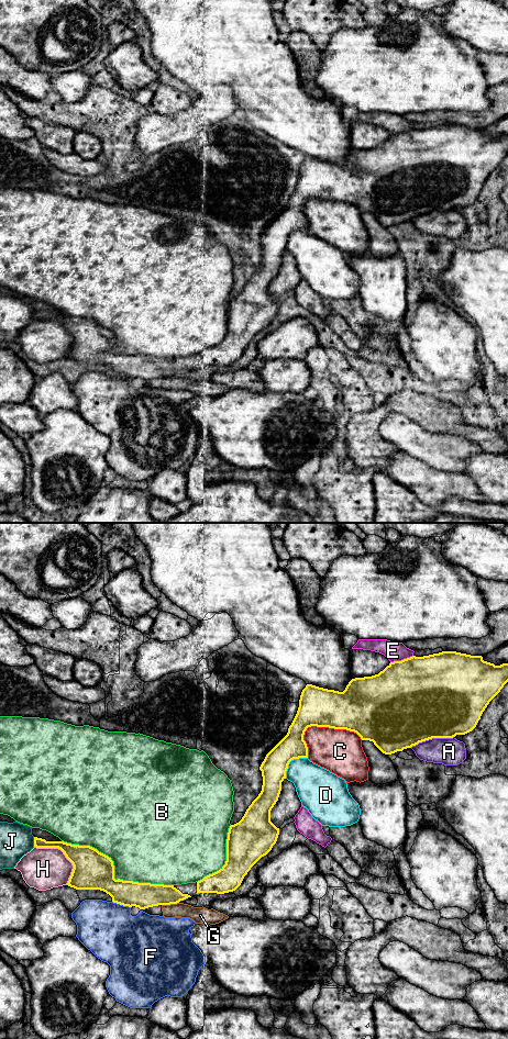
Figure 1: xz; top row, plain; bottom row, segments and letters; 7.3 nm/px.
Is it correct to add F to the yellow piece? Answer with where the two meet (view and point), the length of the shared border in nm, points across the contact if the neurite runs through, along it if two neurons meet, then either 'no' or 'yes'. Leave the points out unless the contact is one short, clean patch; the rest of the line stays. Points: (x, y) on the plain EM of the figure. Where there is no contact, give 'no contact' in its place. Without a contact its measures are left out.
xz (121, 377) | 140 nm | yes

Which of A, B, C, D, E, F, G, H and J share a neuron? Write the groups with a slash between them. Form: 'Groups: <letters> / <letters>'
Groups: A / B / C / D / E / F / G / H J

